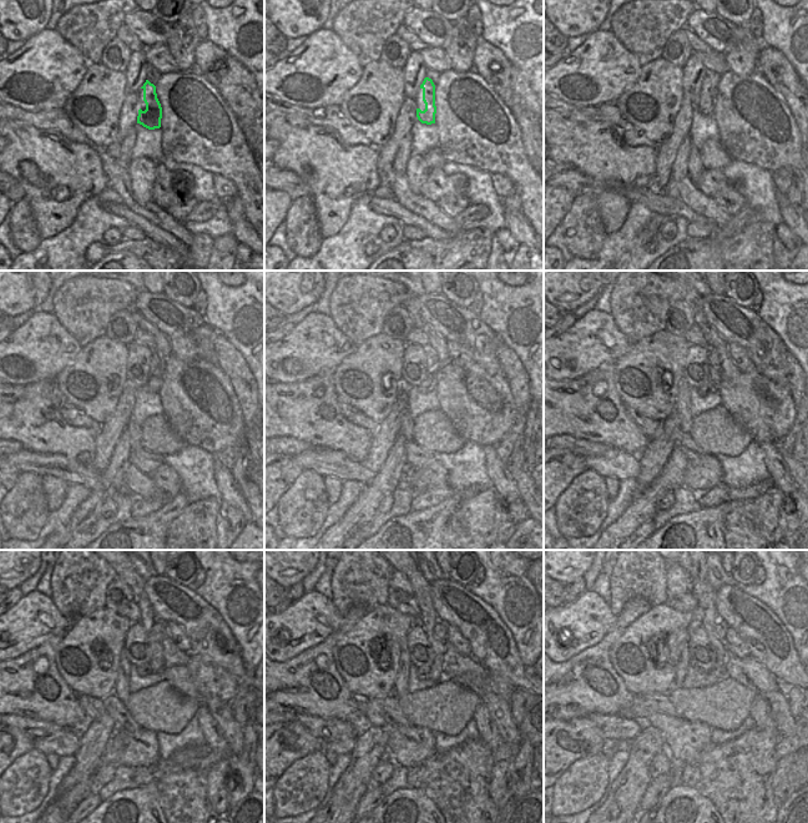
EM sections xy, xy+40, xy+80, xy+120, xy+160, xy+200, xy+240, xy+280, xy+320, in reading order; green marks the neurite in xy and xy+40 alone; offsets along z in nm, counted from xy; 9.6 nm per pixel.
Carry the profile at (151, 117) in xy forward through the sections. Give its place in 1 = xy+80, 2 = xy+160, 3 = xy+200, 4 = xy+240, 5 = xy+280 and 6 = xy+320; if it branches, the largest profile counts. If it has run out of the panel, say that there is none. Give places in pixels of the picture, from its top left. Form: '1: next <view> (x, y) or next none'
1: next xy+80 (708, 91)
2: next xy+160 (433, 363)
3: next xy+200 (712, 356)
4: next xy+240 (157, 632)
5: next xy+280 (440, 629)
6: next xy+320 (721, 627)

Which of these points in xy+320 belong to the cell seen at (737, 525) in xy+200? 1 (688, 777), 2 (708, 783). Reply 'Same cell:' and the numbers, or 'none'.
Same cell: 1, 2

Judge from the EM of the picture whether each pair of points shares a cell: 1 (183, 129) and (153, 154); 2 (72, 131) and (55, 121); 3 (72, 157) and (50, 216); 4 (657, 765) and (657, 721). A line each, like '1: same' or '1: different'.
1: different
2: same
3: same
4: different

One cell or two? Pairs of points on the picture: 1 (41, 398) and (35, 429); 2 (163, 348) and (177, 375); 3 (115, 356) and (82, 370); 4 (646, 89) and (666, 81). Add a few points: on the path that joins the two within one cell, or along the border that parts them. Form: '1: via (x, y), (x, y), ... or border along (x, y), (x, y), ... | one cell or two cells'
1: via (34, 405), (31, 408), (31, 422) | one cell
2: border along (171, 353), (161, 363) | two cells
3: via (107, 359), (95, 370), (90, 370) | one cell
4: via (651, 89), (657, 89), (661, 85) | one cell

